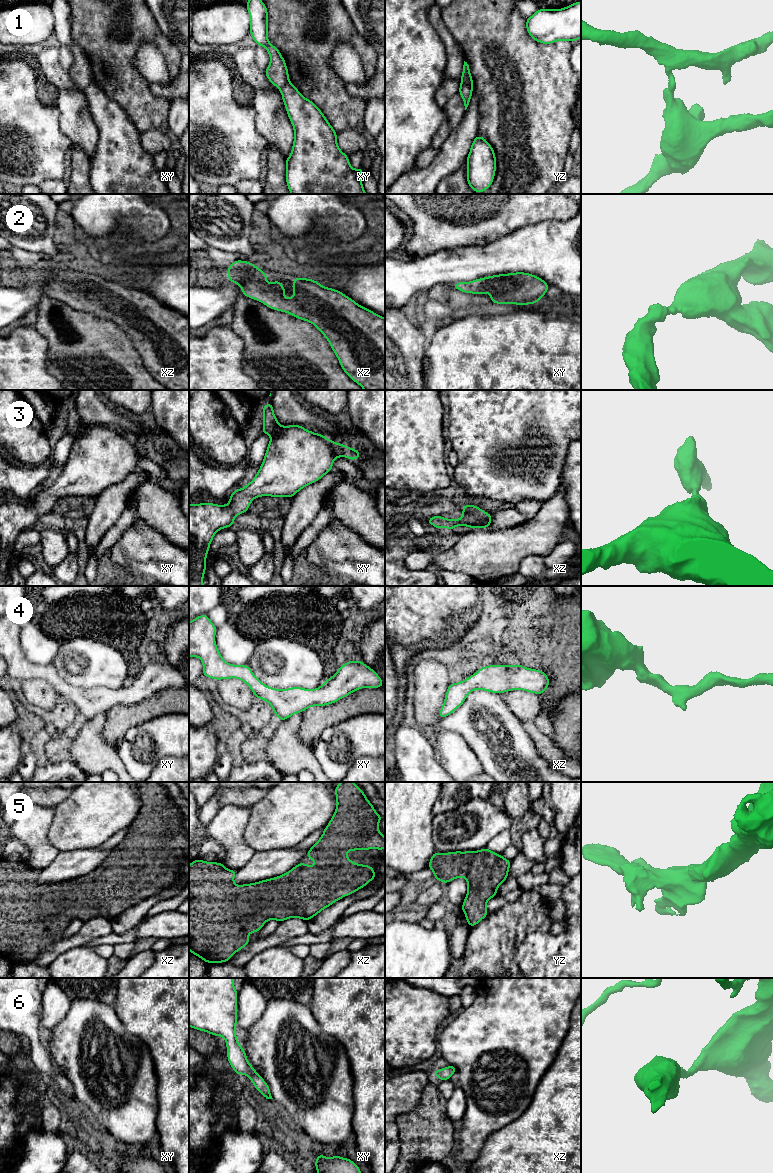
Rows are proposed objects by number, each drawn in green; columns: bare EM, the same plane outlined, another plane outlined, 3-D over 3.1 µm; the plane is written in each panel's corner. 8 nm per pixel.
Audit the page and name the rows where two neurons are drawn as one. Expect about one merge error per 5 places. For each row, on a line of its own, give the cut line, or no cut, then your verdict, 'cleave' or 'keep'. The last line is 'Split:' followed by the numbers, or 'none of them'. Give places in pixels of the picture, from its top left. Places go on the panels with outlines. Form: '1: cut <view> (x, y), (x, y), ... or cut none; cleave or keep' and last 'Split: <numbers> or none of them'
1: cut yz (461, 80), (471, 87); cleave
2: cut none; keep
3: cut none; keep
4: cut none; keep
5: cut none; keep
6: cut none; keep
Split: 1

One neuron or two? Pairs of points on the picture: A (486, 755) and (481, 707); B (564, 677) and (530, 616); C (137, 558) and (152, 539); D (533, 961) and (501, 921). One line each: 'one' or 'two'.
A: one
B: one
C: one
D: two

